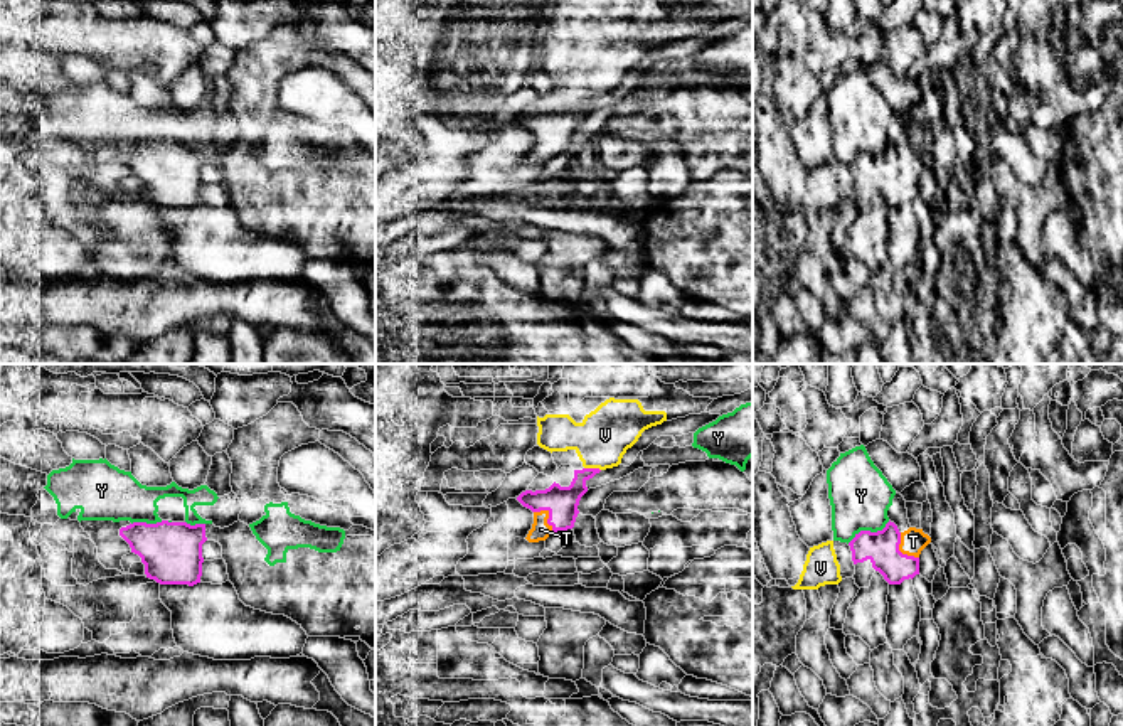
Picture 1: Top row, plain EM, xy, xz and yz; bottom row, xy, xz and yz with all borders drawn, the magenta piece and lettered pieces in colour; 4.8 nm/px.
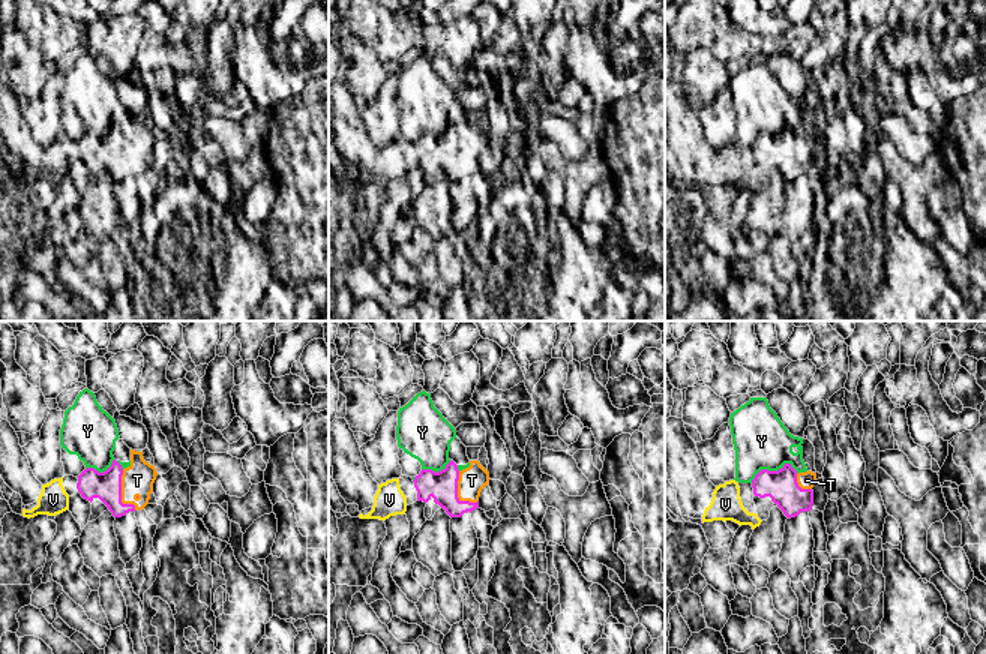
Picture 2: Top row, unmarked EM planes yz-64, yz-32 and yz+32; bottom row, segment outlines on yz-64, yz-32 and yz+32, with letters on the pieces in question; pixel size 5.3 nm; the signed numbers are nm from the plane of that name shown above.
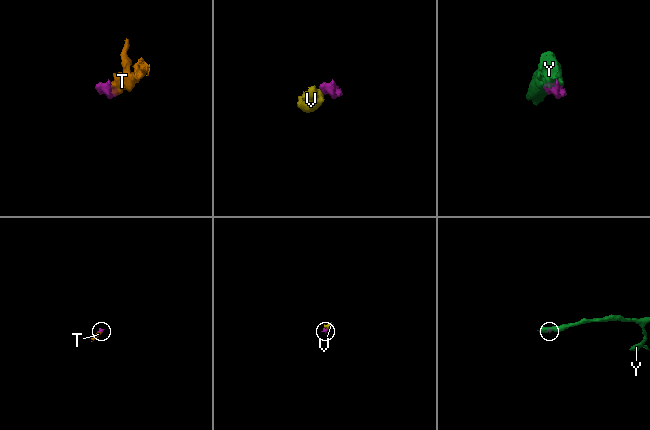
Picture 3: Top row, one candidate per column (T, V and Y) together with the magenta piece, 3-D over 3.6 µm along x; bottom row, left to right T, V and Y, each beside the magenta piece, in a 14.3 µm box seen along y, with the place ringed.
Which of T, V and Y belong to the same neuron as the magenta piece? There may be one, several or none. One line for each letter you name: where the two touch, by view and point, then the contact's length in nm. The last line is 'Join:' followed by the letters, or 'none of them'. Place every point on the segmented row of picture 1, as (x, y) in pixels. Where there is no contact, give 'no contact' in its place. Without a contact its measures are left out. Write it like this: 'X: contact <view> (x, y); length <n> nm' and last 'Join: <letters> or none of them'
T: contact xz (549, 516); length 140 nm
V: contact xz (593, 469); length 80 nm
Join: T, V

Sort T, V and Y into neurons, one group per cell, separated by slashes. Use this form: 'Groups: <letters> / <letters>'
Groups: T V / Y

